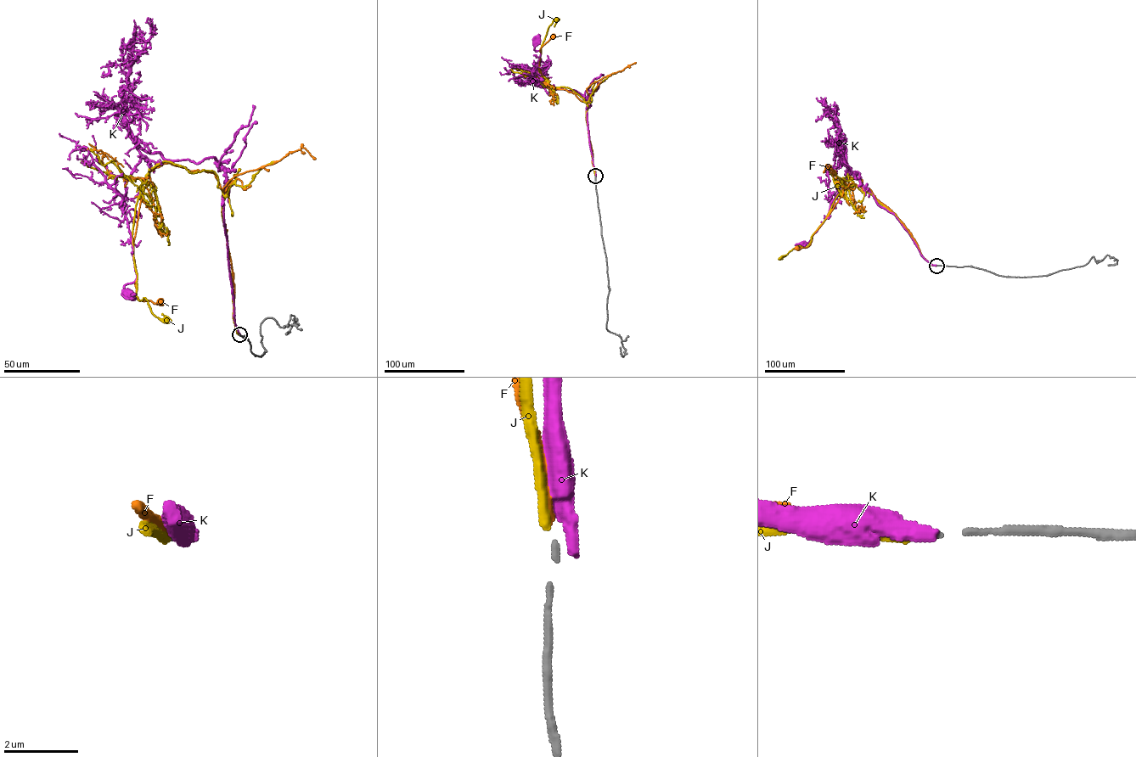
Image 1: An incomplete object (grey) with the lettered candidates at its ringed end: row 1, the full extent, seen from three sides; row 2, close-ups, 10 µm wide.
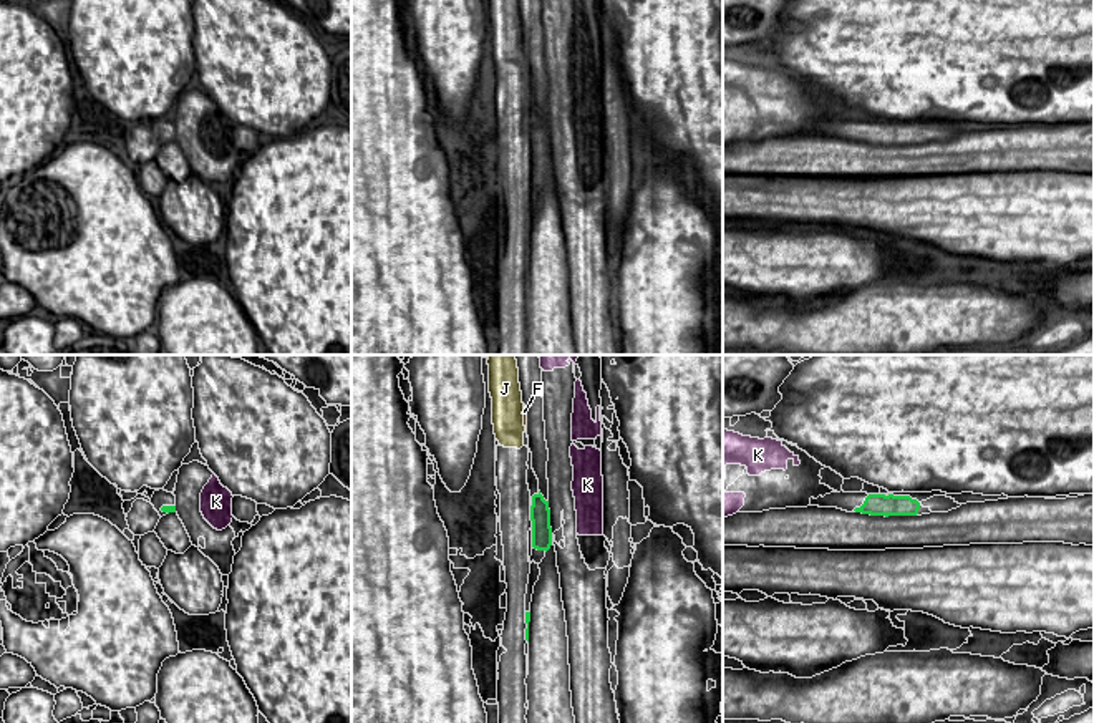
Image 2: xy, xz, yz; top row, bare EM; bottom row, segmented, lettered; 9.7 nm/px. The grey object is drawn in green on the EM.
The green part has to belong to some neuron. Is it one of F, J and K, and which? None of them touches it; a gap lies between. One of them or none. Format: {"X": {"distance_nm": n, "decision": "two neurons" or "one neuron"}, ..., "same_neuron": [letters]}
{"F": {"distance_nm": 600, "decision": "one neuron"}, "J": {"distance_nm": 460, "decision": "two neurons"}, "K": {"distance_nm": 260, "decision": "two neurons"}, "same_neuron": ["F"]}

